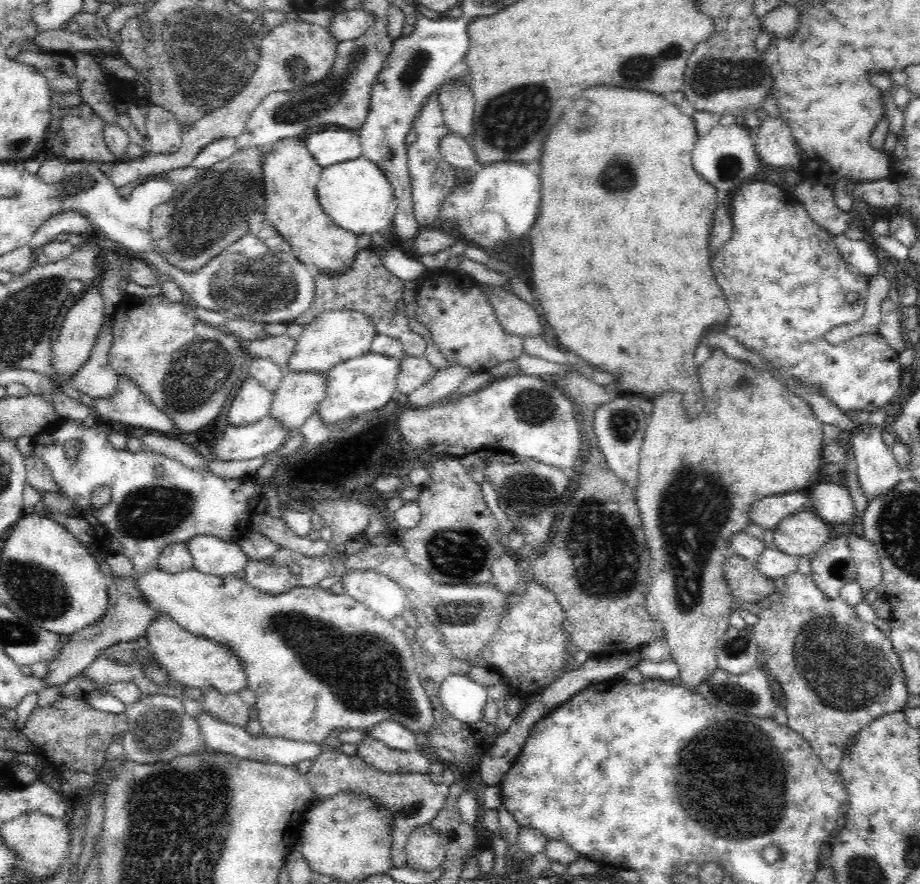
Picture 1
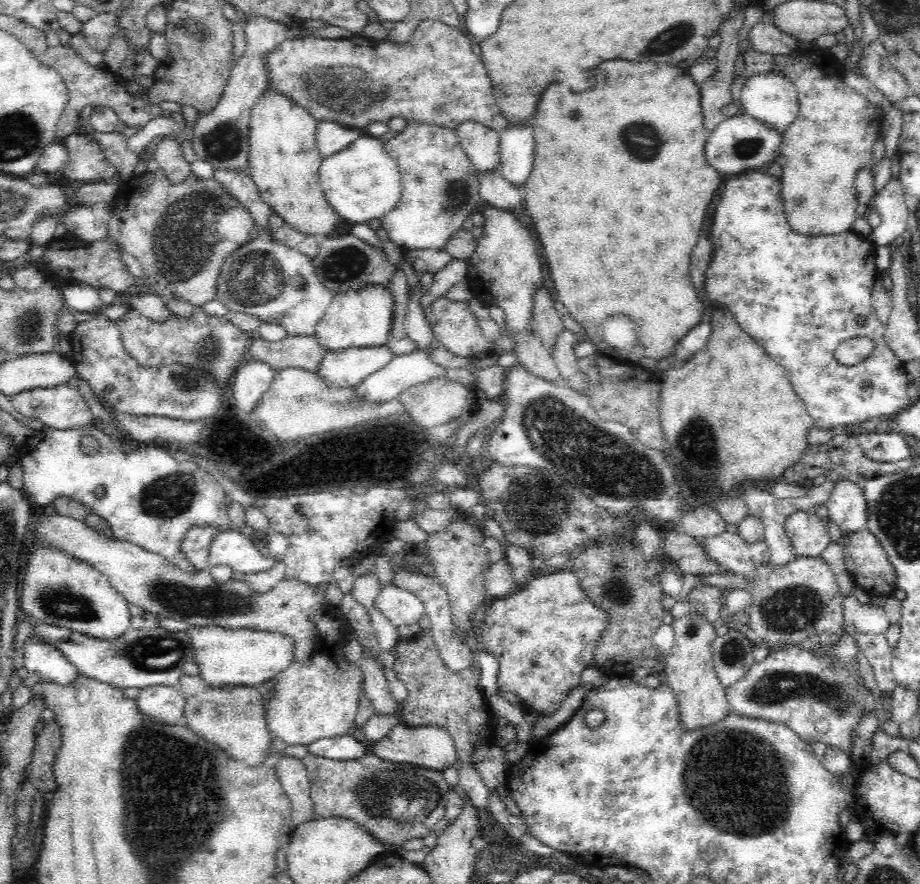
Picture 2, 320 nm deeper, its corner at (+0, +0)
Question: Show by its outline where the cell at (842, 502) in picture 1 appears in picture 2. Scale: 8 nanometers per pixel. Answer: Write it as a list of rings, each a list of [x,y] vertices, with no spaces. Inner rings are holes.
[[[842,479],[835,483],[826,505],[829,518],[842,532],[855,533],[867,526],[867,502],[863,488],[855,482]]]

